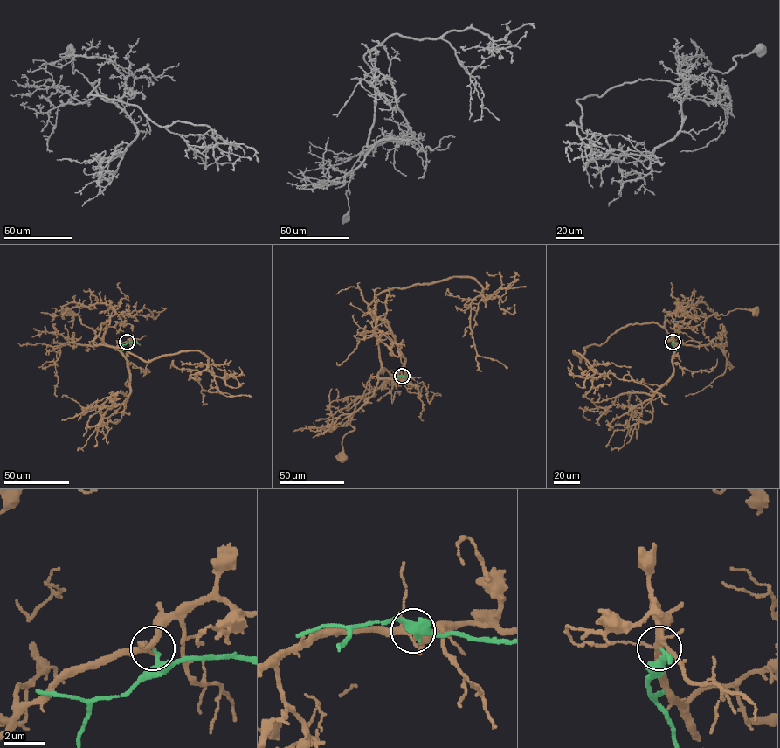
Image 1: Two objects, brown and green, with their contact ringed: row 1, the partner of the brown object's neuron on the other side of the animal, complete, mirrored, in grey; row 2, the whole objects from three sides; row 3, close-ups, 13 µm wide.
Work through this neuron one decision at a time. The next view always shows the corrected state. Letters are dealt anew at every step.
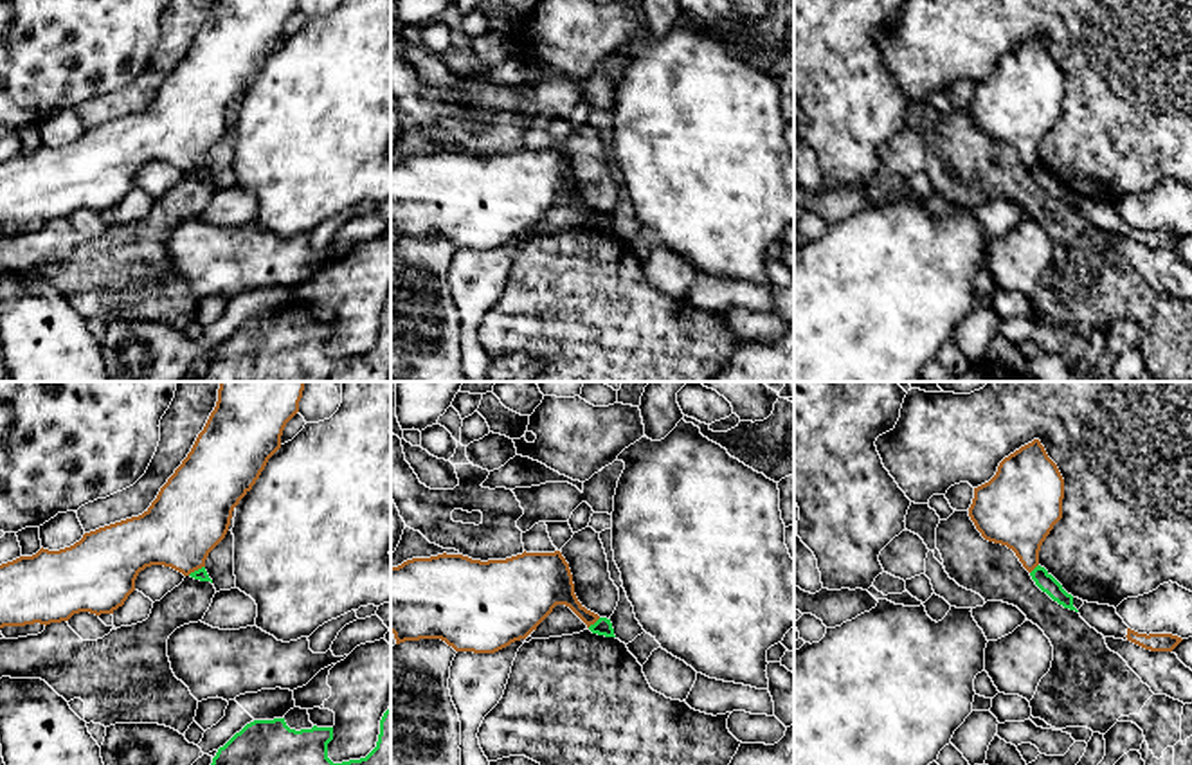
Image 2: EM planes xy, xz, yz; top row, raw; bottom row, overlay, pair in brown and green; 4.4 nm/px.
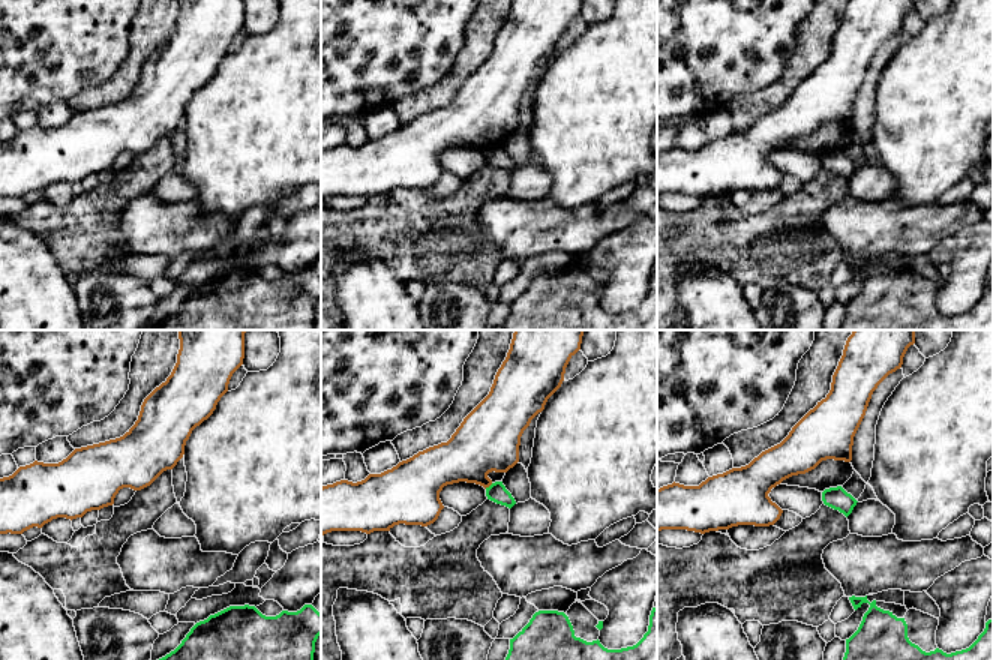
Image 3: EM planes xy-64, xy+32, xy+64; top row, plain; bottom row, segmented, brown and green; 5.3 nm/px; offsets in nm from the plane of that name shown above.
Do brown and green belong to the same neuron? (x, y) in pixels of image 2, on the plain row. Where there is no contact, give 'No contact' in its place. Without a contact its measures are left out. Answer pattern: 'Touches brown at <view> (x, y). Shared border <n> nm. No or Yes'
Touches brown at xy (195, 166). Shared border 90 nm. No

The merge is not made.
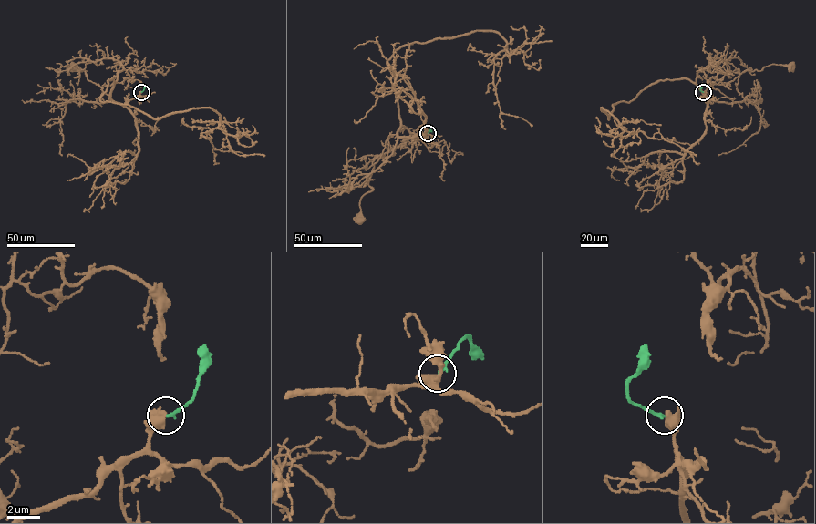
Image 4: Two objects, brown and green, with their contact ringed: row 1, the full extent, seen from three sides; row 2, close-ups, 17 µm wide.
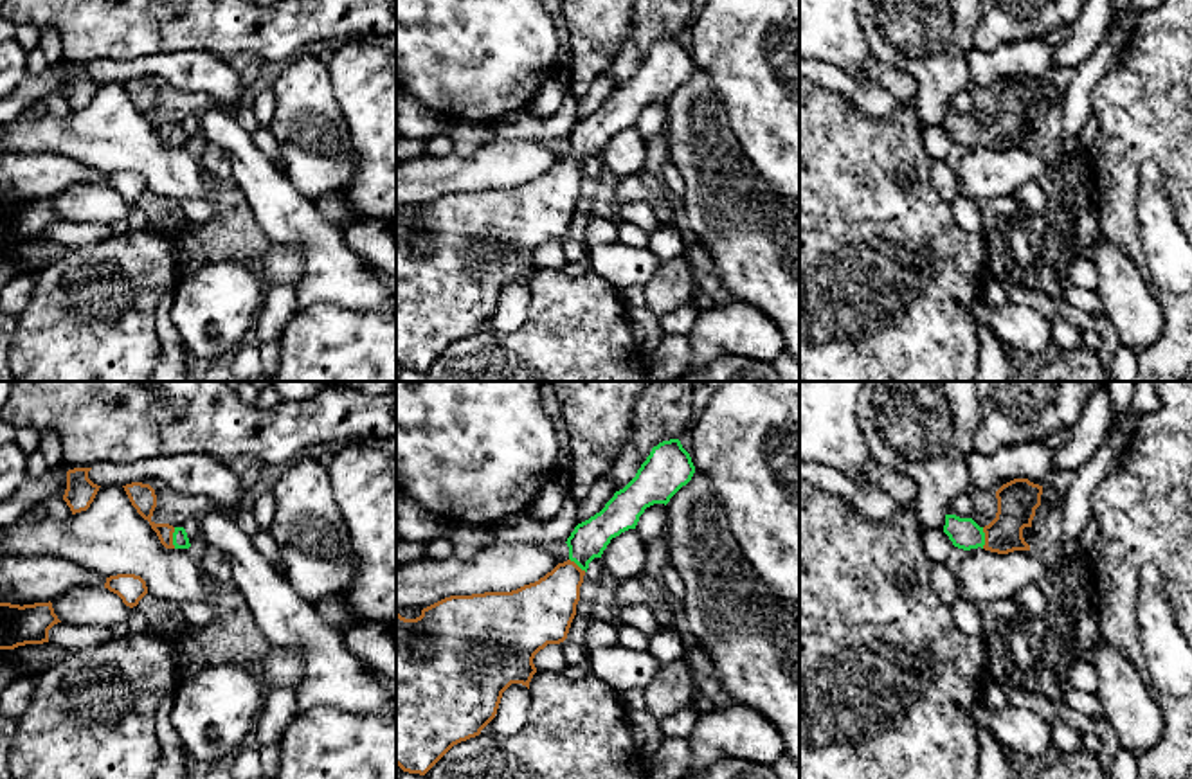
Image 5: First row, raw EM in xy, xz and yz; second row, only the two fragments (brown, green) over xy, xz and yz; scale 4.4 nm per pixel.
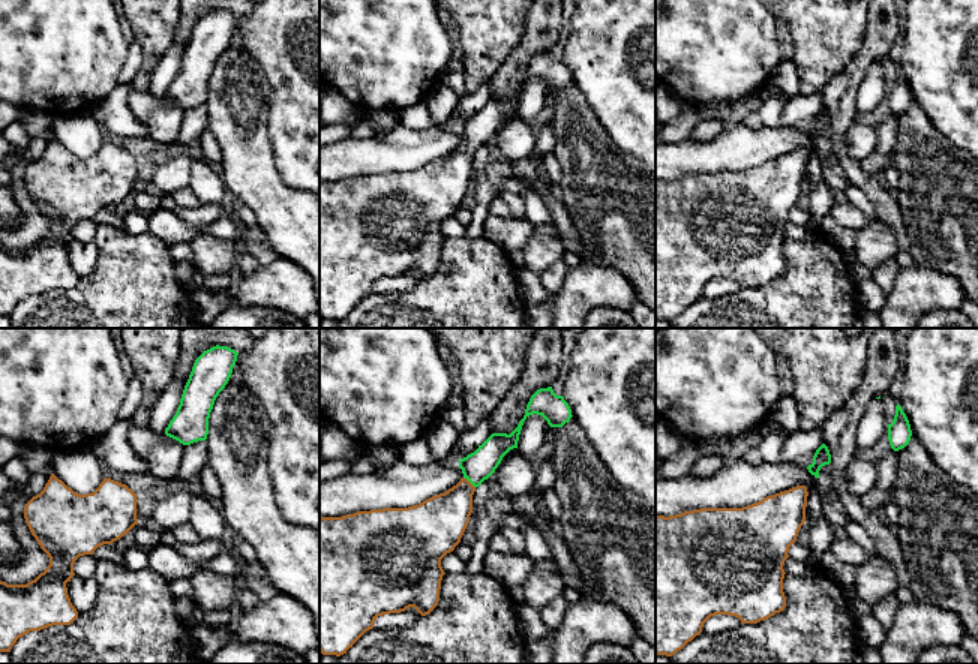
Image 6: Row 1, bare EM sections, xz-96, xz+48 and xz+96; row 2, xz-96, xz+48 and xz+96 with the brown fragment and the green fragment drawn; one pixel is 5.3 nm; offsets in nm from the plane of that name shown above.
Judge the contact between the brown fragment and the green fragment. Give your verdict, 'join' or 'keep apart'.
join

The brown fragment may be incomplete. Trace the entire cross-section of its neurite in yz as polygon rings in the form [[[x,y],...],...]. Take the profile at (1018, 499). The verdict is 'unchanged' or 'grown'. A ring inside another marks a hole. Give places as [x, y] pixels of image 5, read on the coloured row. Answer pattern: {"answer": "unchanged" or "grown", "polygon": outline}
{"answer": "grown", "polygon": [[[1014,479],[996,491],[998,513],[989,525],[980,527],[972,518],[945,515],[944,533],[963,551],[978,547],[998,554],[1030,551],[1023,529],[1032,527],[1041,495],[1043,486],[1028,479]]]}

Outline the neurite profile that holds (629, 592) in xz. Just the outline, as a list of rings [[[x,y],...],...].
[[[625,579],[618,583],[616,603],[619,608],[627,608],[632,604],[648,604],[657,613],[661,612],[650,592],[636,579]]]

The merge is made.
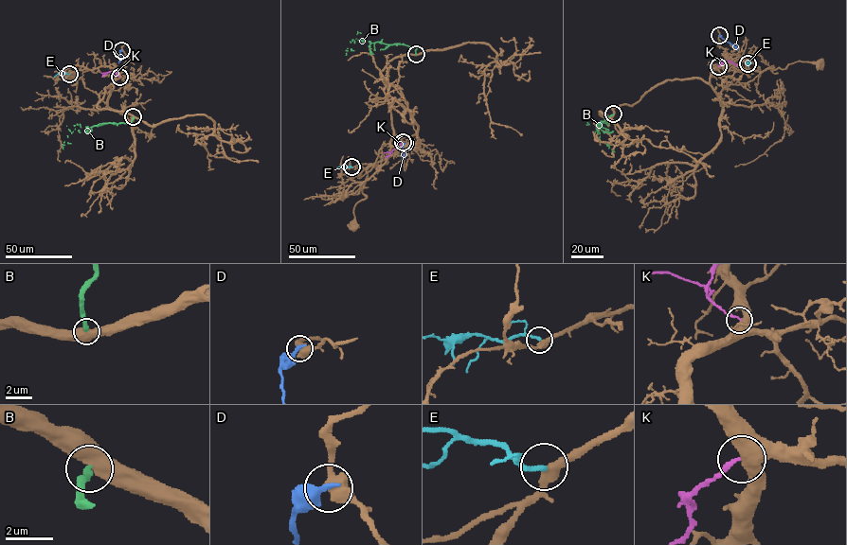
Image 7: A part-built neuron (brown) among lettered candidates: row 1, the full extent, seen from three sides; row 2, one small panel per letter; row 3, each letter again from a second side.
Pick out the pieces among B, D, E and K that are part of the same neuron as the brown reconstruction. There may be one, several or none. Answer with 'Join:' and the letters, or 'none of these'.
Join: E

